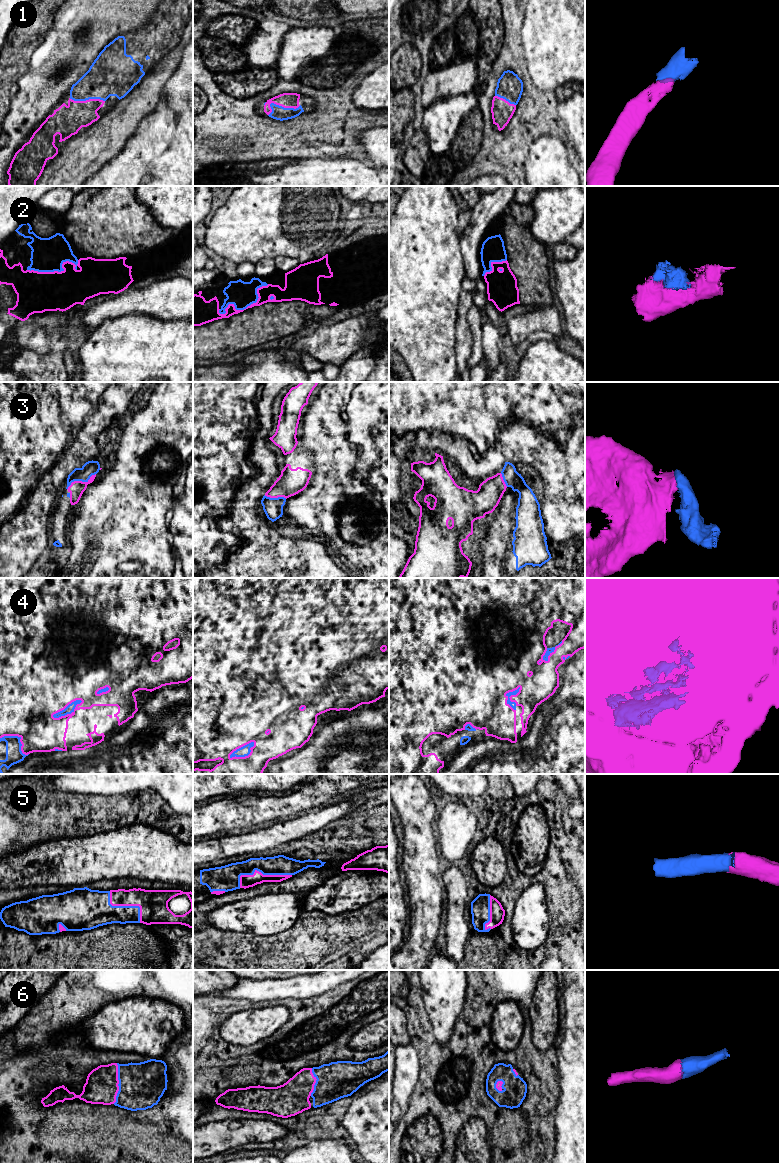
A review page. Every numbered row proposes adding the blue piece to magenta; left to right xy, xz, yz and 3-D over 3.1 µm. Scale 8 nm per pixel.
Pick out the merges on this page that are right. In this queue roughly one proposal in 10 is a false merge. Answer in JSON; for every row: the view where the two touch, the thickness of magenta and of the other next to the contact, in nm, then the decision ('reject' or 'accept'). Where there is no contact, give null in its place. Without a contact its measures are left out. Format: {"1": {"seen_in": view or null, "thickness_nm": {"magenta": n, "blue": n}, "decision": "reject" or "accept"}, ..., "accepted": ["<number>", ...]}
{"1": {"seen_in": "xz", "thickness_nm": {"magenta": 130, "blue": 110}, "decision": "accept"}, "2": {"seen_in": "xz", "thickness_nm": {"magenta": 110, "blue": 220}, "decision": "accept"}, "3": {"seen_in": "xy", "thickness_nm": {"magenta": 120, "blue": 120}, "decision": "accept"}, "4": {"seen_in": "xy", "thickness_nm": {"magenta": 500, "blue": 70}, "decision": "accept"}, "5": {"seen_in": "xz", "thickness_nm": {"magenta": 110, "blue": 180}, "decision": "accept"}, "6": {"seen_in": "xy", "thickness_nm": {"magenta": 260, "blue": 360}, "decision": "accept"}, "accepted": ["1", "2", "3", "4", "5", "6"]}

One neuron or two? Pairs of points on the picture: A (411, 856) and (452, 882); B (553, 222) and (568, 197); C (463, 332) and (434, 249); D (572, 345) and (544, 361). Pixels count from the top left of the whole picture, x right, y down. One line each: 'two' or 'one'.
A: two
B: one
C: two
D: two

